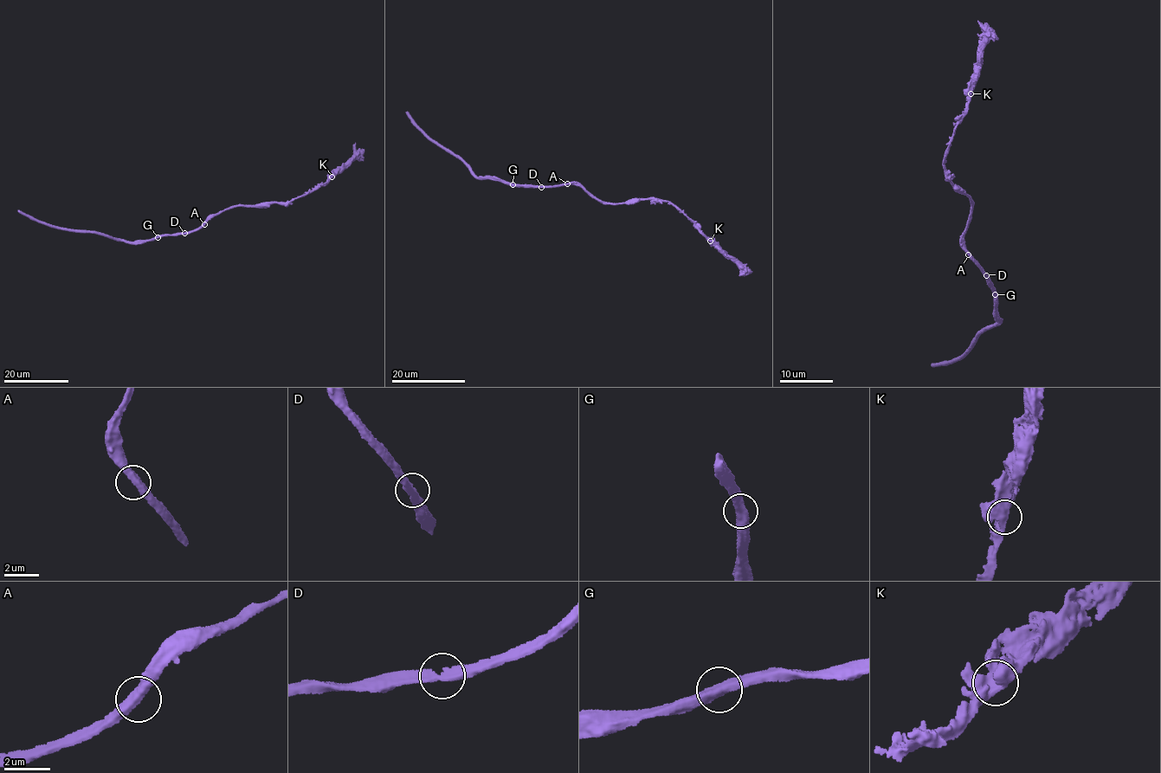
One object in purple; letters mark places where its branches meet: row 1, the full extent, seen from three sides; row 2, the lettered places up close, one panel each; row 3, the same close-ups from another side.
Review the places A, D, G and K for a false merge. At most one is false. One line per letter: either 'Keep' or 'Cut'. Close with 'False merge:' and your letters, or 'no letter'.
A: Keep
D: Keep
G: Keep
K: Keep
False merge: no letter

